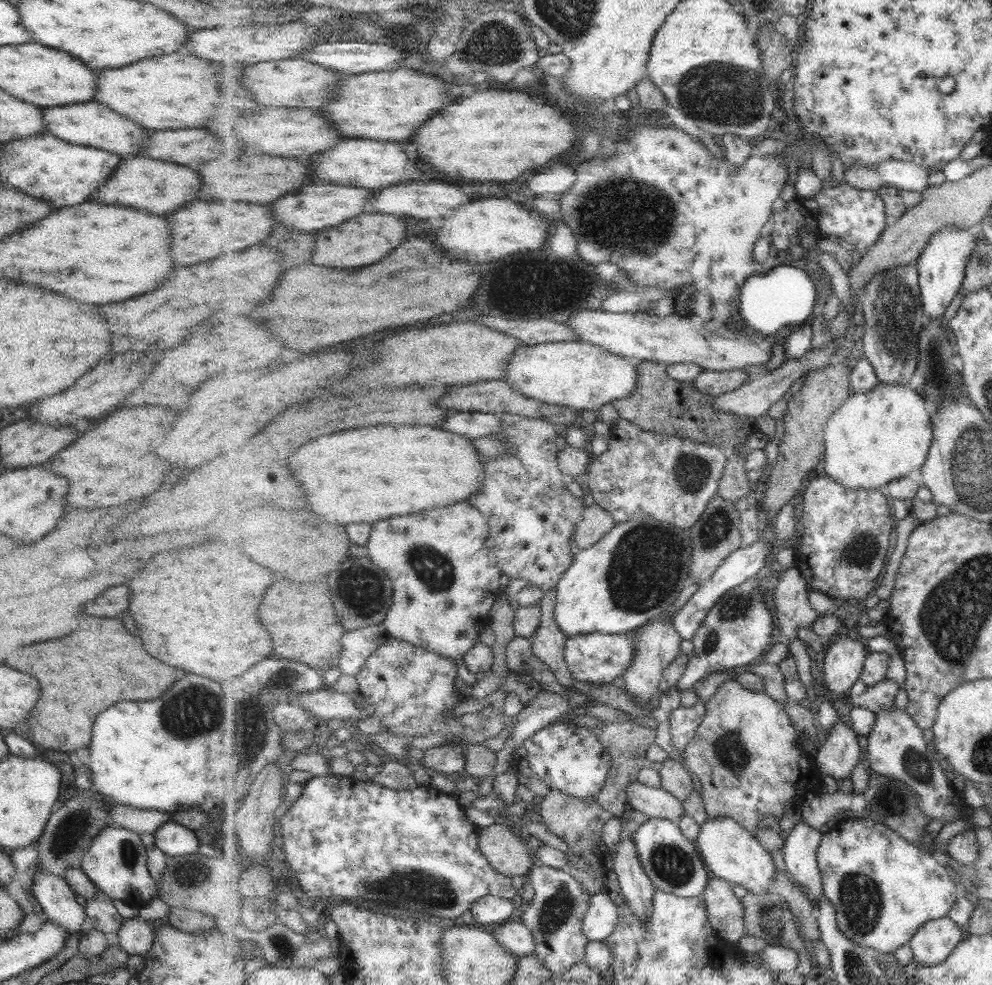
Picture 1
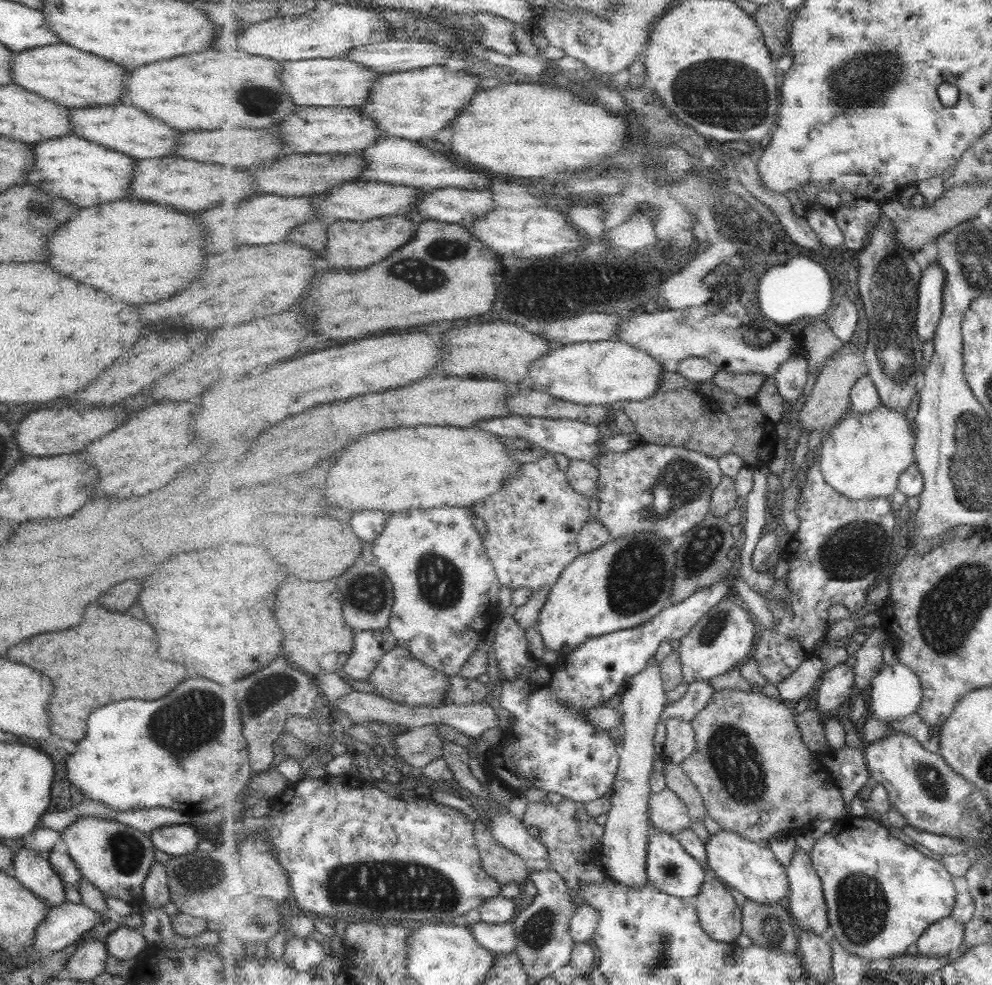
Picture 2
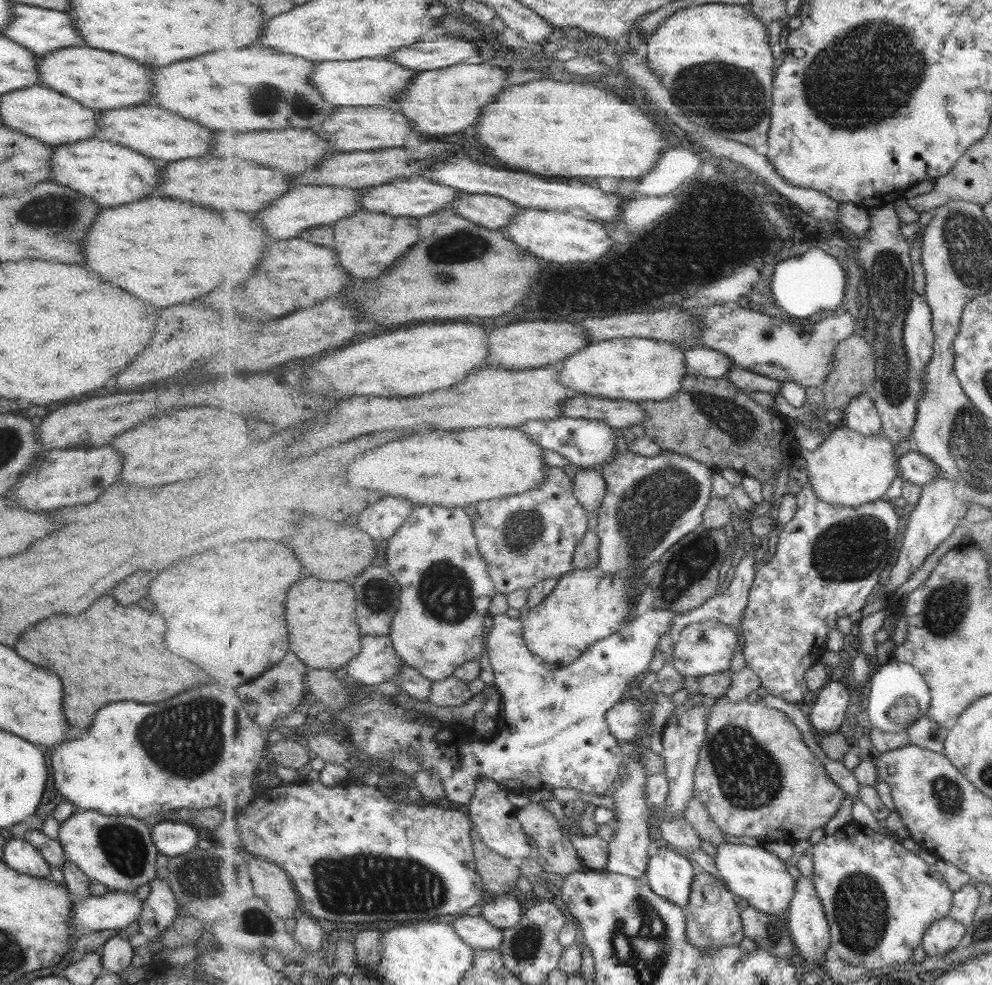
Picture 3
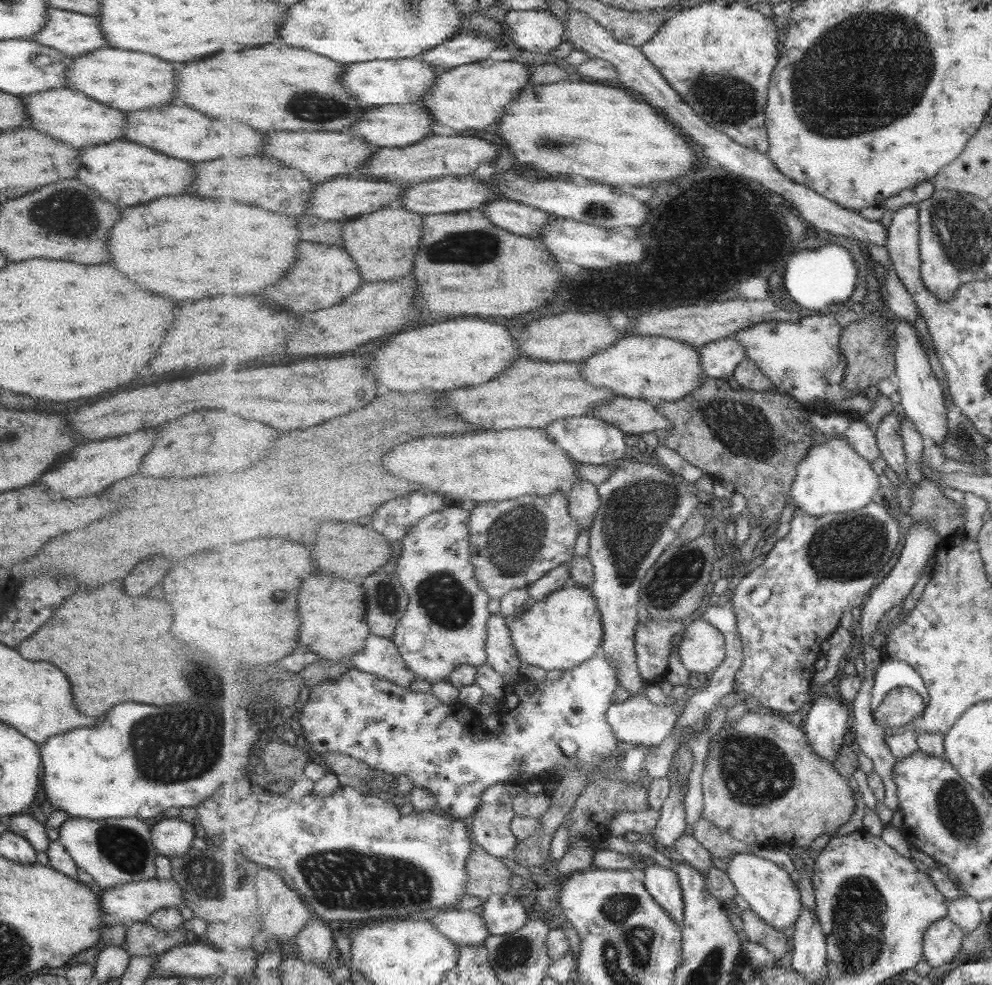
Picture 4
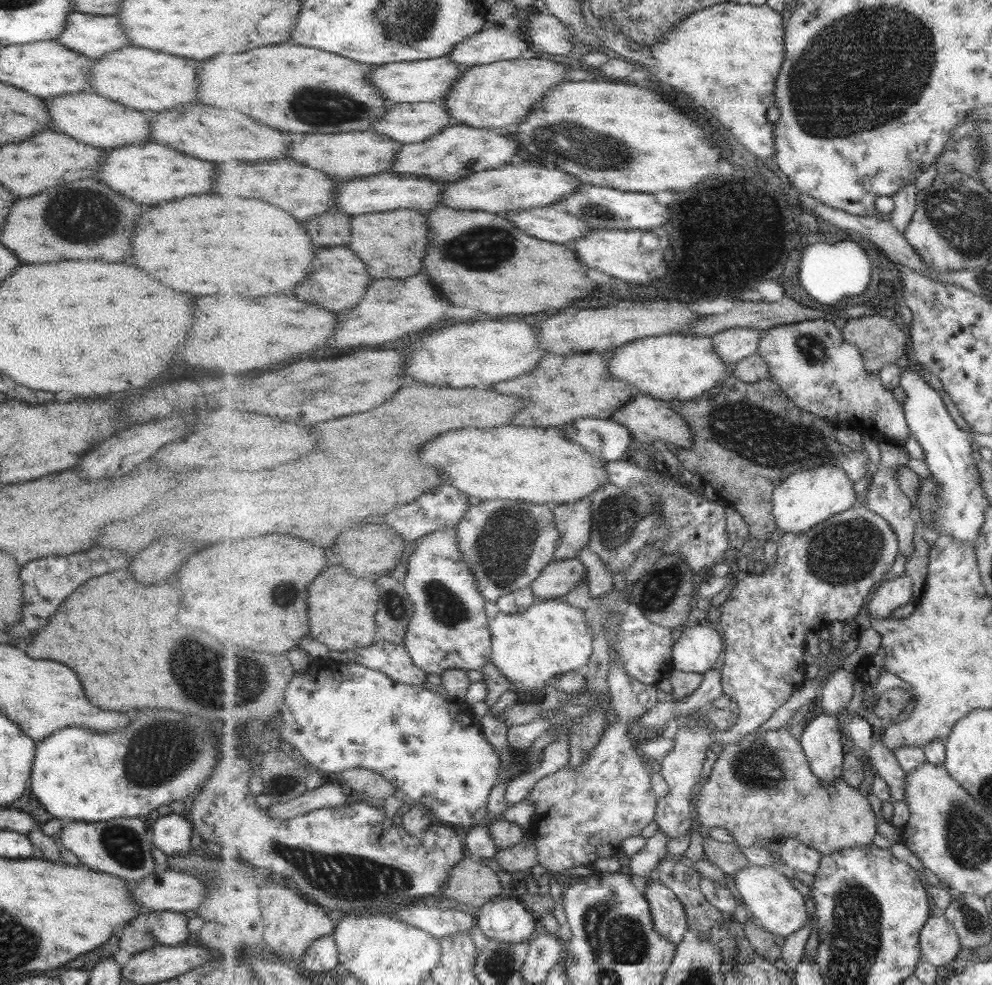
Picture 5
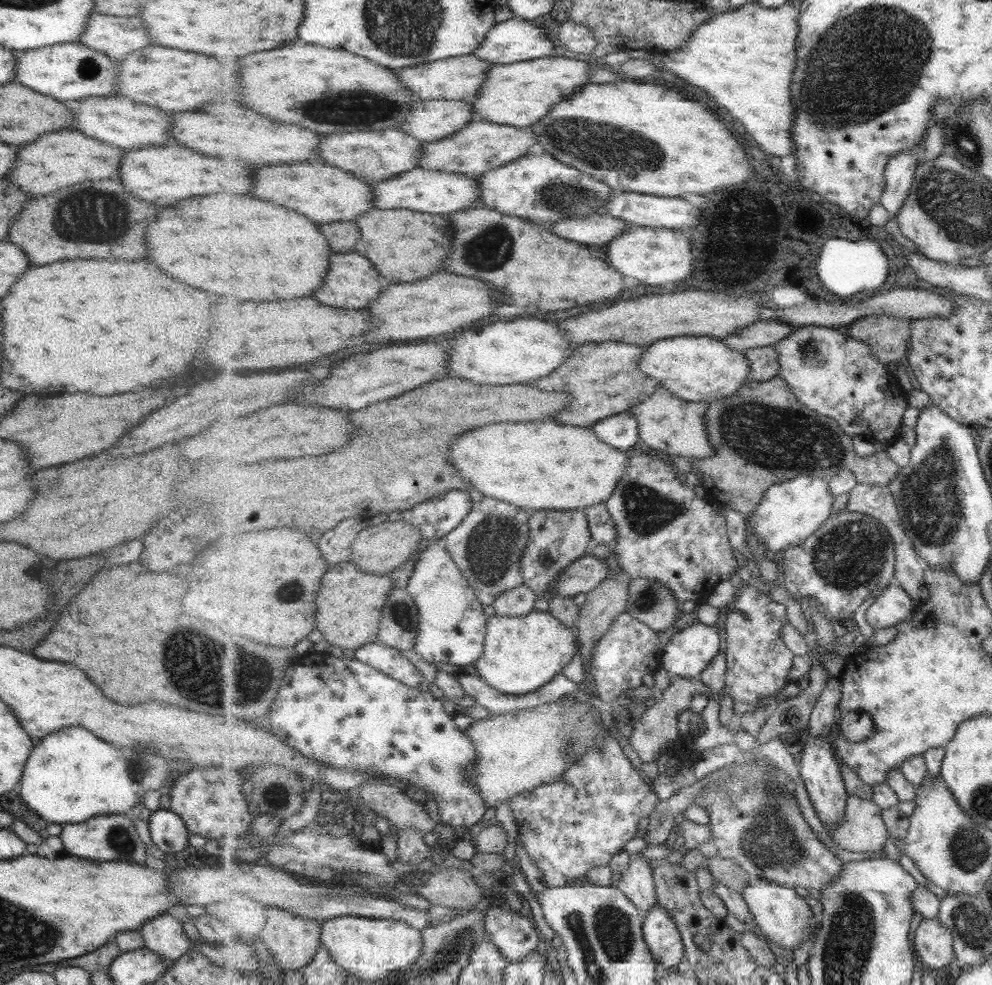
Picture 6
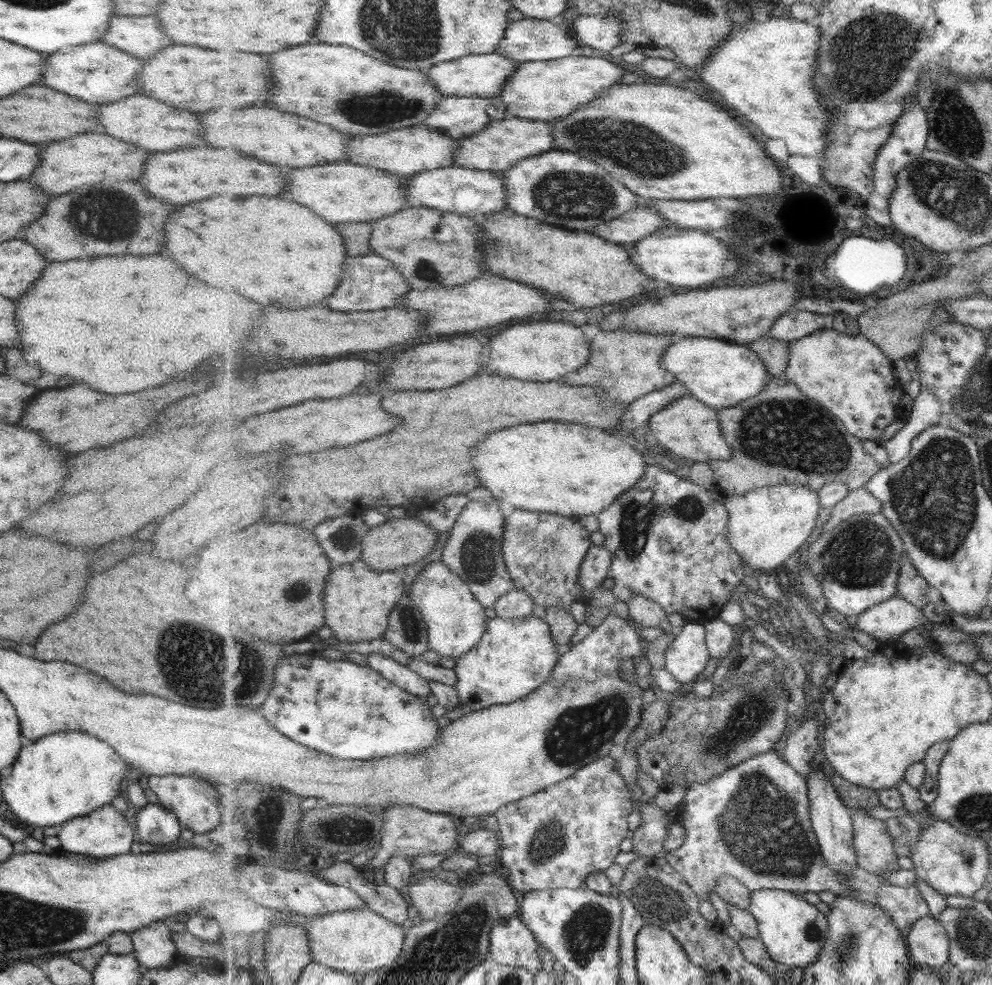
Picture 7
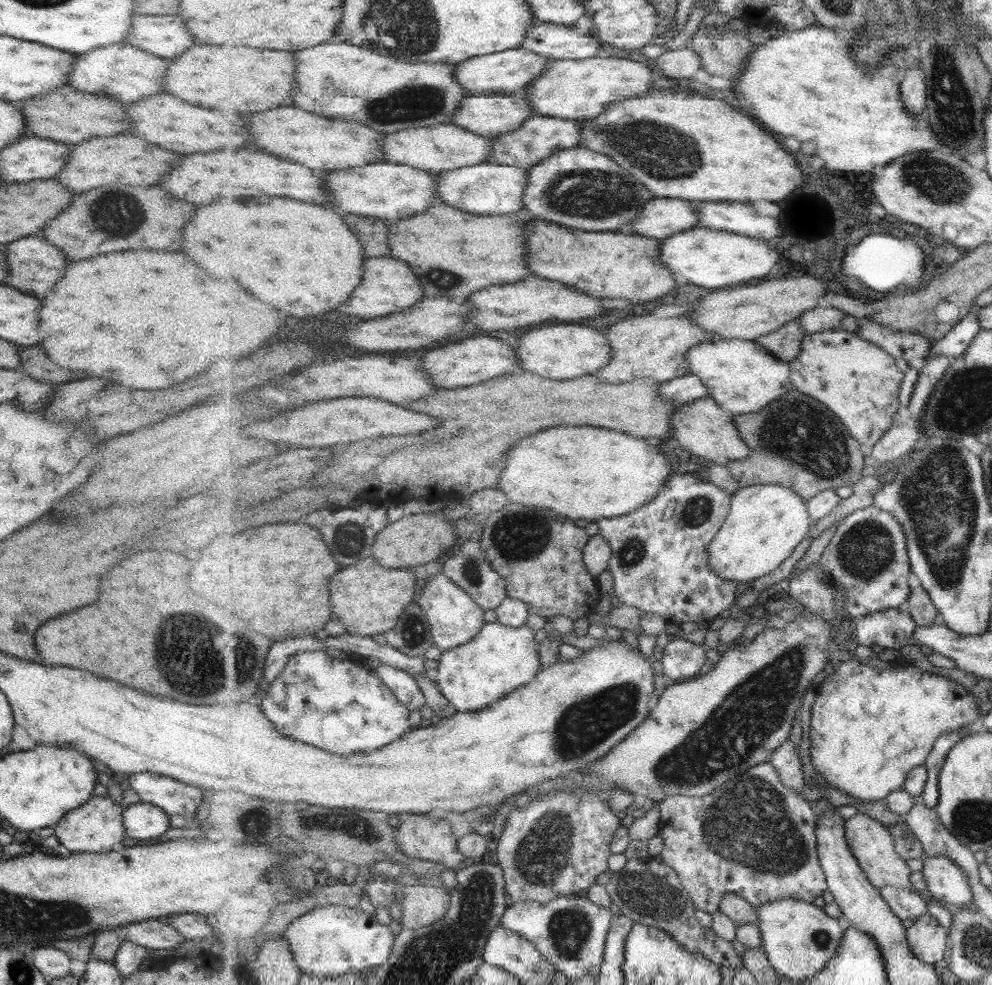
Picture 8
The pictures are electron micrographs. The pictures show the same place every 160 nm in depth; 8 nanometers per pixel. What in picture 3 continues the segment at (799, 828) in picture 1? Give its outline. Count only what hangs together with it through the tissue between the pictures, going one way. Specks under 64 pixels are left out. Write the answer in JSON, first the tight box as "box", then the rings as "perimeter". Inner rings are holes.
{"box":[786,873,832,968],"perimeter":[[[801,873],[796,881],[796,893],[786,917],[791,930],[791,937],[797,946],[797,952],[806,960],[807,968],[811,968],[817,961],[823,961],[831,950],[832,937],[830,934],[830,921],[822,903],[822,897],[818,895],[818,889],[814,885],[811,876]]]}

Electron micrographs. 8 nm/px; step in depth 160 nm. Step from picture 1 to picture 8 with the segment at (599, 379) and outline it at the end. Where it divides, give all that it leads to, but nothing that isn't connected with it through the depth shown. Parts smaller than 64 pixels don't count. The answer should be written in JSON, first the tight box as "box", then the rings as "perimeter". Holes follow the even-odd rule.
{"box":[686,335,795,417],"perimeter":[[[716,335],[714,340],[694,346],[686,357],[691,373],[707,385],[709,396],[731,411],[733,417],[761,412],[795,388],[790,363],[773,356],[758,340],[725,339]]]}

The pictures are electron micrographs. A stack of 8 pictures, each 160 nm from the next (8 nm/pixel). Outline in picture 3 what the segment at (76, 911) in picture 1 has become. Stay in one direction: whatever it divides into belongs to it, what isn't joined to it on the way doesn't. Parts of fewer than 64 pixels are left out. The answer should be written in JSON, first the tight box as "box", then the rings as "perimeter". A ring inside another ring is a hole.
{"box":[1,839,50,878],"perimeter":[[[23,839],[5,840],[1,860],[13,870],[29,876],[50,878],[48,864],[39,854],[36,848],[33,848]]]}

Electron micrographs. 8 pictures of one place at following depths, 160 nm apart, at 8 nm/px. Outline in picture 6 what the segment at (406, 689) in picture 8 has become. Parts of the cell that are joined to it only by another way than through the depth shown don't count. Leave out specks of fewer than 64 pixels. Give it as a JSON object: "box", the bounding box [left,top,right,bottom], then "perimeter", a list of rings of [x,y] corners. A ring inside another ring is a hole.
{"box":[354,642,429,692],"perimeter":[[[381,642],[369,643],[356,648],[354,658],[387,673],[403,684],[422,689],[423,692],[429,690],[429,681],[416,666],[403,657],[399,648]]]}

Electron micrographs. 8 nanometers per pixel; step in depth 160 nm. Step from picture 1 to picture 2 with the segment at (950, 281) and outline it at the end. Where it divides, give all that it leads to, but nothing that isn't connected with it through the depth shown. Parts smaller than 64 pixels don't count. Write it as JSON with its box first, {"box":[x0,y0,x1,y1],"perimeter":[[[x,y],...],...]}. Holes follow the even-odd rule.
{"box":[916,260,946,342],"perimeter":[[[933,260],[922,273],[916,325],[921,342],[927,342],[934,340],[945,308],[946,272]]]}

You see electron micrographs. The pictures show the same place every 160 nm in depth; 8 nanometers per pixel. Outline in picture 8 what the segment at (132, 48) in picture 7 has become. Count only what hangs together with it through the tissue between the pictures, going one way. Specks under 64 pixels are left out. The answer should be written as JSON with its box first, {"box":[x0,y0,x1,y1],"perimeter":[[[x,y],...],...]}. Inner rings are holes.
{"box":[125,14,193,60],"perimeter":[[[178,14],[133,15],[131,30],[125,42],[164,60],[175,58],[191,44],[193,36],[183,28],[183,20]]]}

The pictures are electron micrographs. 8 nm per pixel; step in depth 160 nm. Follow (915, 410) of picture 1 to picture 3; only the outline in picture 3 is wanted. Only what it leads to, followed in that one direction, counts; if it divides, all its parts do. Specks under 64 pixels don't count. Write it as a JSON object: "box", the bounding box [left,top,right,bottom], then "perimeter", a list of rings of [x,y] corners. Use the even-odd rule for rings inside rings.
{"box":[800,425,901,507],"perimeter":[[[845,425],[825,436],[824,441],[812,452],[801,449],[800,457],[807,462],[808,481],[821,501],[831,505],[859,507],[885,497],[891,482],[899,476],[895,468],[896,464],[900,468],[901,458],[898,461],[895,458],[893,444],[890,437],[882,432],[865,436]]]}

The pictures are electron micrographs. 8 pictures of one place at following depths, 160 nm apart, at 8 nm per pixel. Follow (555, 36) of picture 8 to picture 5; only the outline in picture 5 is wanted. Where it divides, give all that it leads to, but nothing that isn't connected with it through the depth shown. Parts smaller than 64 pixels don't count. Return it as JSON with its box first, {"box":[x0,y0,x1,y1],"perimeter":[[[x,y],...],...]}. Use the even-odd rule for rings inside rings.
{"box":[451,25,529,67],"perimeter":[[[489,25],[463,42],[451,52],[451,57],[461,66],[474,67],[482,64],[498,63],[501,60],[522,58],[529,50],[529,44],[521,30],[501,30],[501,26]]]}

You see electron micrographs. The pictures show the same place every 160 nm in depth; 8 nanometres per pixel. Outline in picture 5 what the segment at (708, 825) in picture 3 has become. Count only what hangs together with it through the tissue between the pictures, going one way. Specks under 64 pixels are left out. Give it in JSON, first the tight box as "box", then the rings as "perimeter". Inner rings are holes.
{"box":[704,832,753,878],"perimeter":[[[705,832],[704,849],[706,858],[733,878],[744,868],[753,865],[745,858],[745,854],[737,848],[737,845],[714,840],[707,832]]]}

